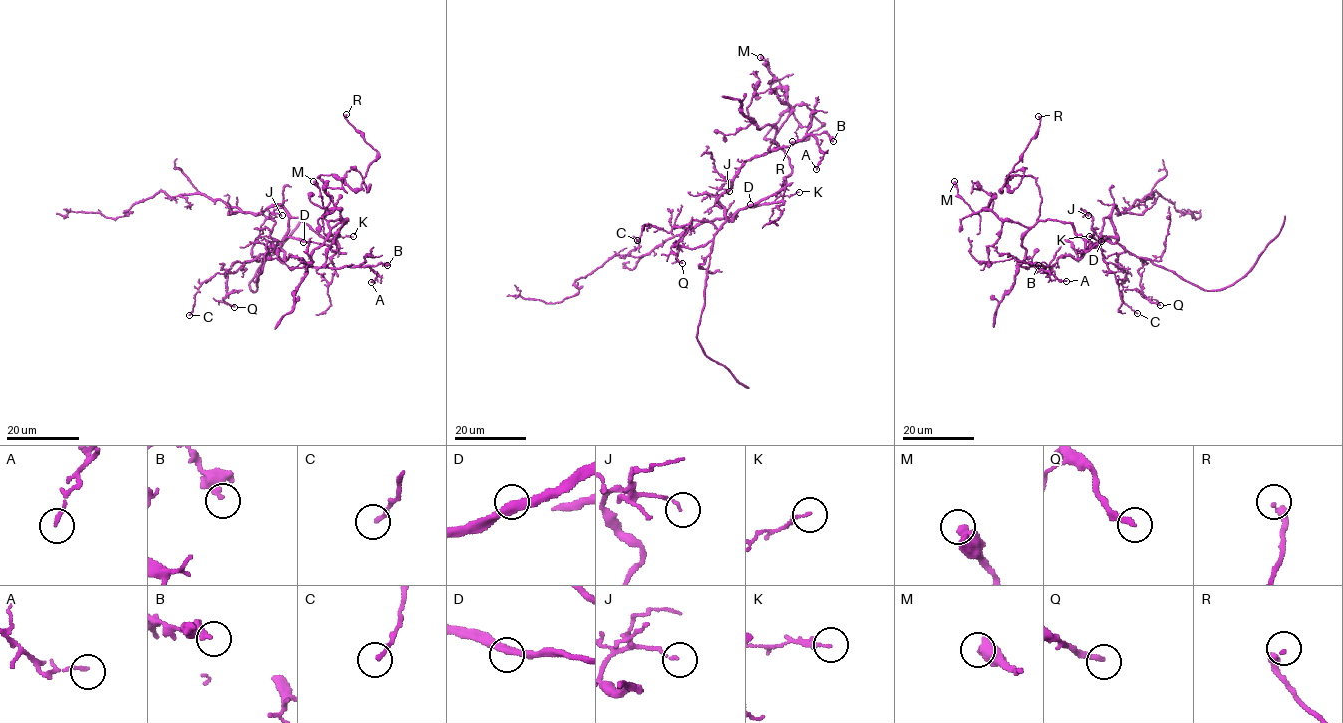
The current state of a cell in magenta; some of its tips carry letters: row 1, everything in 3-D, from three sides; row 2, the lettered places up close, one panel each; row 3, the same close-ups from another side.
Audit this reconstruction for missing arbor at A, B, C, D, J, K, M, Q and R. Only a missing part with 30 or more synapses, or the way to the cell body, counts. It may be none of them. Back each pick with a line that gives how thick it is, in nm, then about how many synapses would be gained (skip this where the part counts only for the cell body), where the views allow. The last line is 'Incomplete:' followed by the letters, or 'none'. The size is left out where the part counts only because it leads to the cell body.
Incomplete: none

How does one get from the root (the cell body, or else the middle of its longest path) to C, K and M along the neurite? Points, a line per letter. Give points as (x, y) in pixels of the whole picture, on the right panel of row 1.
C: (1101, 231), (1108, 217), (1125, 250), (1117, 259), (1129, 272), (1122, 282), (1123, 301), (1137, 313)
K: (1101, 231), (1099, 240), (1089, 236)
M: (1101, 231), (1086, 250), (1069, 223), (1046, 219), (1025, 227), (989, 210), (975, 213), (954, 181)

